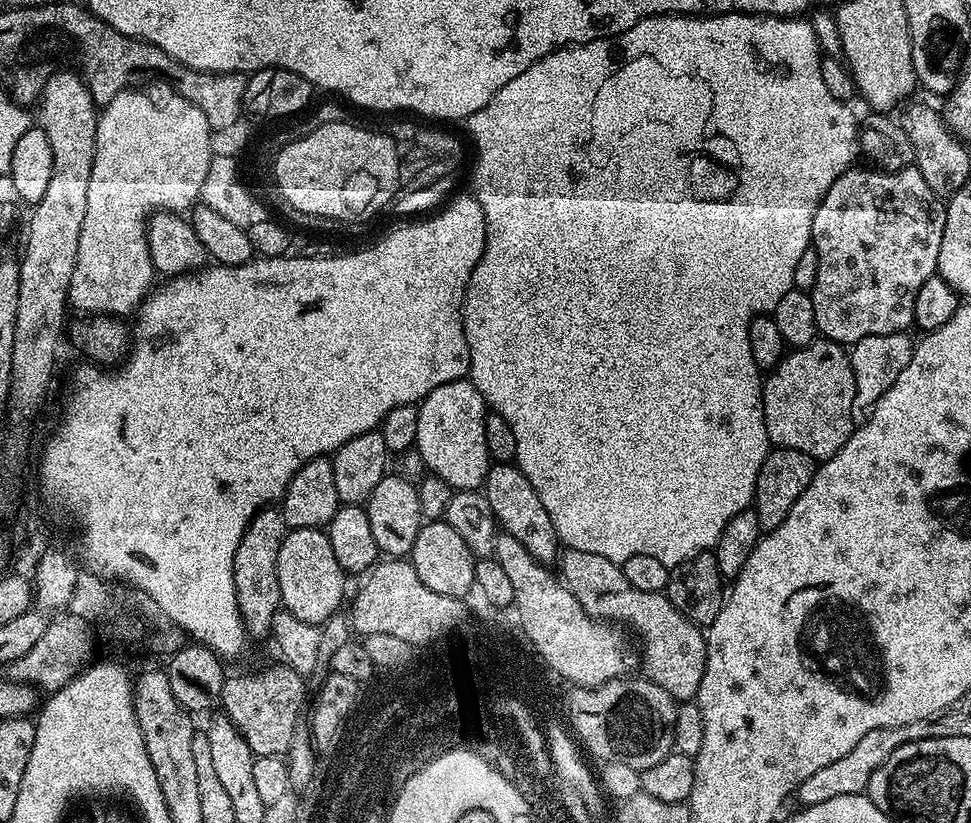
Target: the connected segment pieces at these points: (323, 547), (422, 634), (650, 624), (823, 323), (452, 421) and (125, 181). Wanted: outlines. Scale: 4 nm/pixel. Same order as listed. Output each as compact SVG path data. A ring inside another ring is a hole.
M293 528L284 537L282 550L278 550L278 590L283 611L294 614L294 618L302 618L302 622L317 626L325 624L330 617L341 611L344 580L346 573L342 566L338 566L338 558L334 558L327 531L319 528Z
M388 558L383 562L377 563L363 577L364 585L356 592L356 598L352 602L352 612L350 611L351 631L356 634L361 632L361 637L364 638L392 632L393 636L408 637L408 640L416 641L429 640L444 632L448 624L452 624L448 616L452 616L452 612L460 612L460 607L454 603L456 597L438 594L438 590L430 590L430 586L426 586L426 582L418 578L418 570L414 570L414 566L407 559Z
M569 548L559 557L559 564L561 572L559 572L559 575L562 577L564 587L570 590L570 594L574 594L574 598L580 603L582 610L586 610L588 616L601 622L615 622L625 629L633 628L640 635L640 644L644 647L644 656L642 652L643 675L655 682L662 690L669 692L673 700L677 702L691 701L702 682L702 674L706 666L706 654L708 653L708 642L701 625L695 624L692 620L687 620L668 601L668 597L663 591L646 593L644 590L630 586L630 582L624 577L621 565L610 562L610 558L601 558L599 554L586 554L586 550Z
M853 166L837 178L826 190L812 227L811 247L818 254L818 278L810 293L816 331L823 339L845 346L870 334L908 332L913 327L914 298L922 282L937 275L938 250L946 226L945 201L926 186L926 178L915 166L896 172L868 168Z
M471 380L446 382L424 397L418 405L418 438L414 452L433 476L454 490L476 490L488 476L490 457L486 446L486 405Z
M148 82L145 88L136 88L137 86L129 86L122 89L117 96L114 97L109 104L103 105L99 109L98 119L96 121L96 153L94 154L94 170L90 170L90 190L86 193L86 219L82 221L82 234L78 234L78 258L74 262L74 274L70 278L70 286L68 287L68 302L69 305L74 309L77 308L77 313L80 314L99 314L105 318L124 318L120 316L128 316L137 311L140 305L144 302L144 297L148 295L150 289L153 287L154 281L152 281L152 276L154 277L154 269L152 267L152 259L150 258L150 250L148 249L148 233L146 231L146 221L149 216L154 212L159 212L161 210L166 212L175 212L177 214L184 214L189 211L200 200L200 191L202 186L206 182L206 170L210 168L210 162L214 155L214 149L212 149L212 136L214 136L214 129L206 122L206 114L202 114L202 110L198 110L198 106L194 106L194 102L190 102L186 98L182 98L182 94L175 92L169 84L163 82Z

